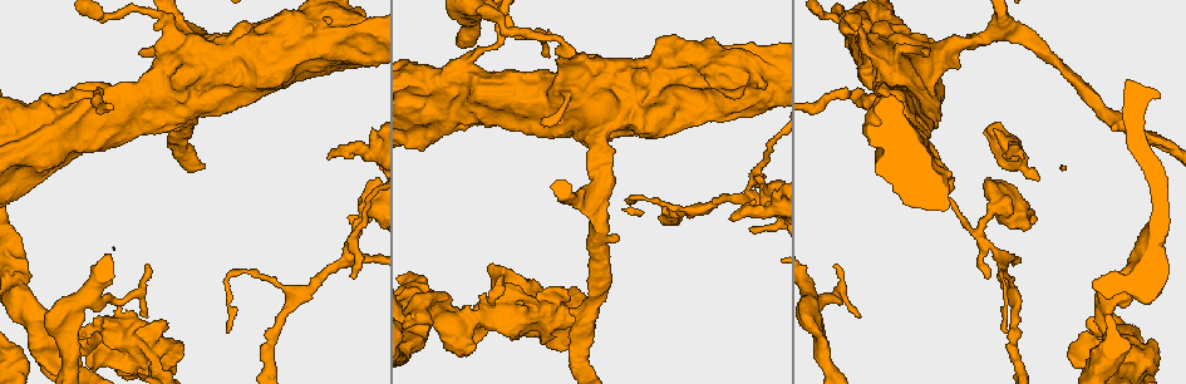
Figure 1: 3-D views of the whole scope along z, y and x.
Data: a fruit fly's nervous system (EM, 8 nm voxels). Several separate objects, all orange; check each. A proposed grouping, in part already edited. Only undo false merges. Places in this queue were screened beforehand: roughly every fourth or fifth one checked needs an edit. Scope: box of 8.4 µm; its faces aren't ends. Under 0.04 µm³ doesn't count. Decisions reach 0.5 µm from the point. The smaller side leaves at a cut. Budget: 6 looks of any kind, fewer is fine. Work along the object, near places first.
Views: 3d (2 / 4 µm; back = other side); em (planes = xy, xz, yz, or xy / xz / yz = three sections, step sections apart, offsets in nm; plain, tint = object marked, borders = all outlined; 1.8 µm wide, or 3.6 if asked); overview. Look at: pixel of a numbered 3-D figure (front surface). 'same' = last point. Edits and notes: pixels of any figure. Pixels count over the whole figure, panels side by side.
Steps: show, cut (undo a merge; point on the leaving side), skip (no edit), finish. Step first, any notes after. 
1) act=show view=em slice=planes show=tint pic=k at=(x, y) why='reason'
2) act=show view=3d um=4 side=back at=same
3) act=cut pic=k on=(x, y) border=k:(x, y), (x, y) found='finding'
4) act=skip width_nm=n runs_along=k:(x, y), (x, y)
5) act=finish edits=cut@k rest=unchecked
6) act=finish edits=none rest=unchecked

act=show view=3d um=4 pic=1 at=(598, 85) why='sudden change in width'

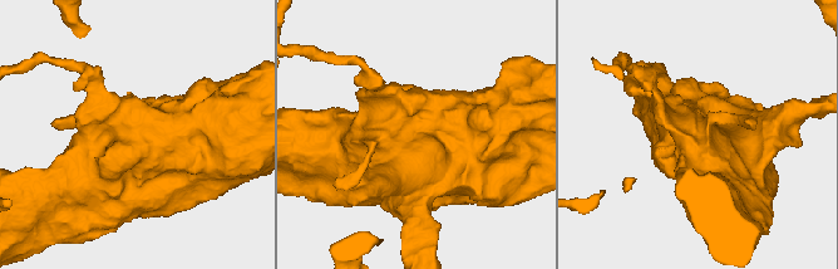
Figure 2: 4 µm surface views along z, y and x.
act=show view=em um=3.6 slice=planes show=tint pic=2 at=(417, 132) why='shape alone is not enough'

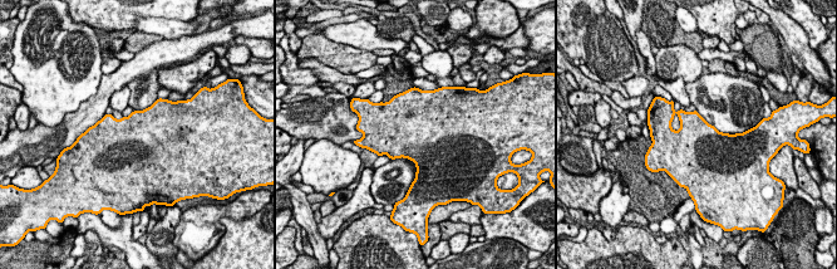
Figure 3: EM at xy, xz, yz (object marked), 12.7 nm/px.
act=skip width_nm=700 found='one neuron here'

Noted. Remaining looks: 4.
act=show view=3d um=4 pic=1 at=(66, 103)

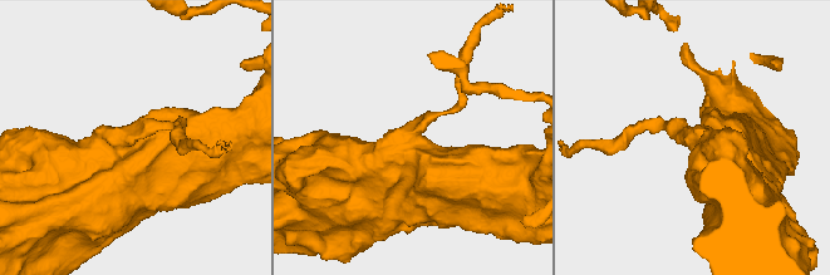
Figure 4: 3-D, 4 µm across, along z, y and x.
act=show view=em slice=xz step=4 show=tint pic=4 at=(409, 147) why='now the EM'

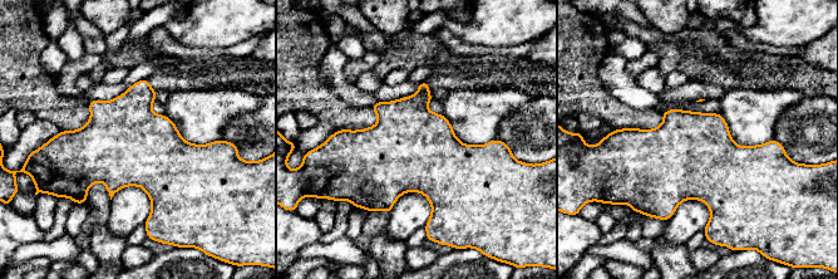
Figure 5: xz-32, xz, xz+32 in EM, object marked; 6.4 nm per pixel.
act=skip found='all the same neuron'

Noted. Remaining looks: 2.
act=show view=em um=3.6 slice=planes show=tint pic=1 at=(329, 42) why='touches itself'

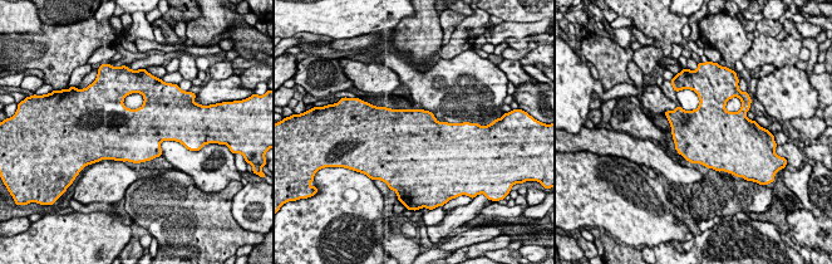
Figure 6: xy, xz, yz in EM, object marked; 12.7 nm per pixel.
act=skip found='one neuron here'

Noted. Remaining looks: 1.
act=finish edits=none rest=unchecked

